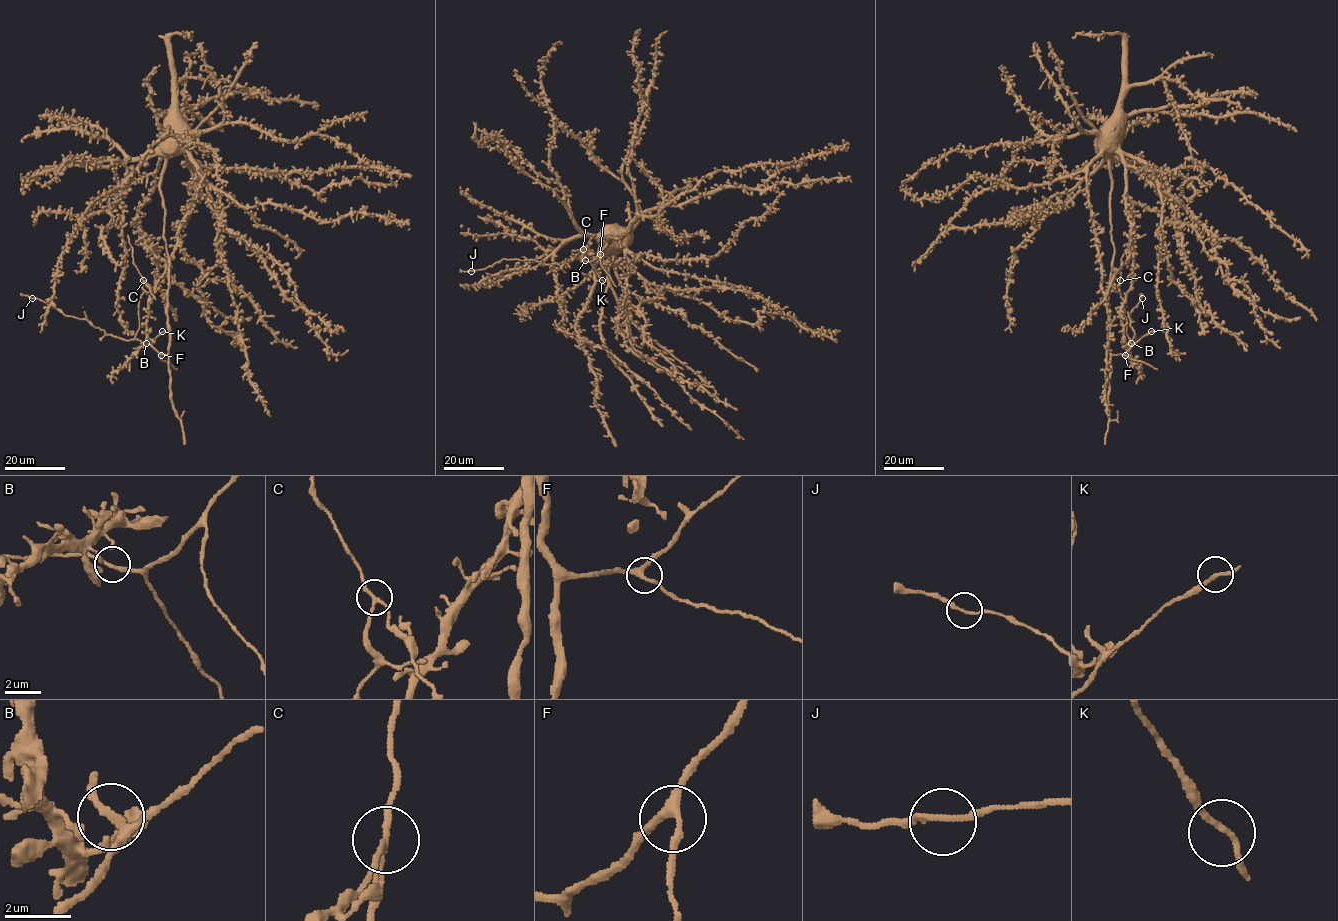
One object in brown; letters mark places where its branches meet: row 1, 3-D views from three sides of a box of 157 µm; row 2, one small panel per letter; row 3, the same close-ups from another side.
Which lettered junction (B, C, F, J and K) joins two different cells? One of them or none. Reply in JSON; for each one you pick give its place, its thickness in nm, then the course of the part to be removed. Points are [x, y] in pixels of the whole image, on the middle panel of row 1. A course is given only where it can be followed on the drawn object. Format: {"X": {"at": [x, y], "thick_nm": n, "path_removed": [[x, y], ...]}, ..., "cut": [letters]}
{"C": {"at": [583, 249], "thick_nm": 170, "path_removed": [[583, 249], [572, 251], [567, 263]]}, "cut": ["C"]}

